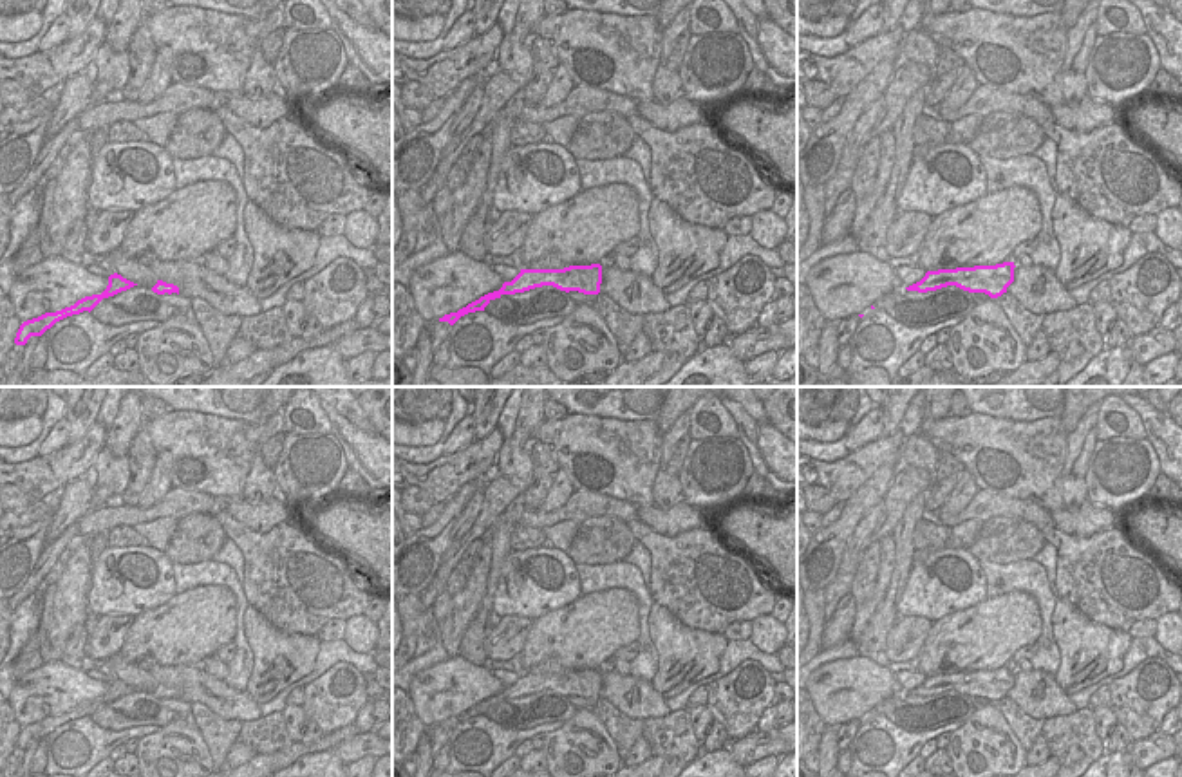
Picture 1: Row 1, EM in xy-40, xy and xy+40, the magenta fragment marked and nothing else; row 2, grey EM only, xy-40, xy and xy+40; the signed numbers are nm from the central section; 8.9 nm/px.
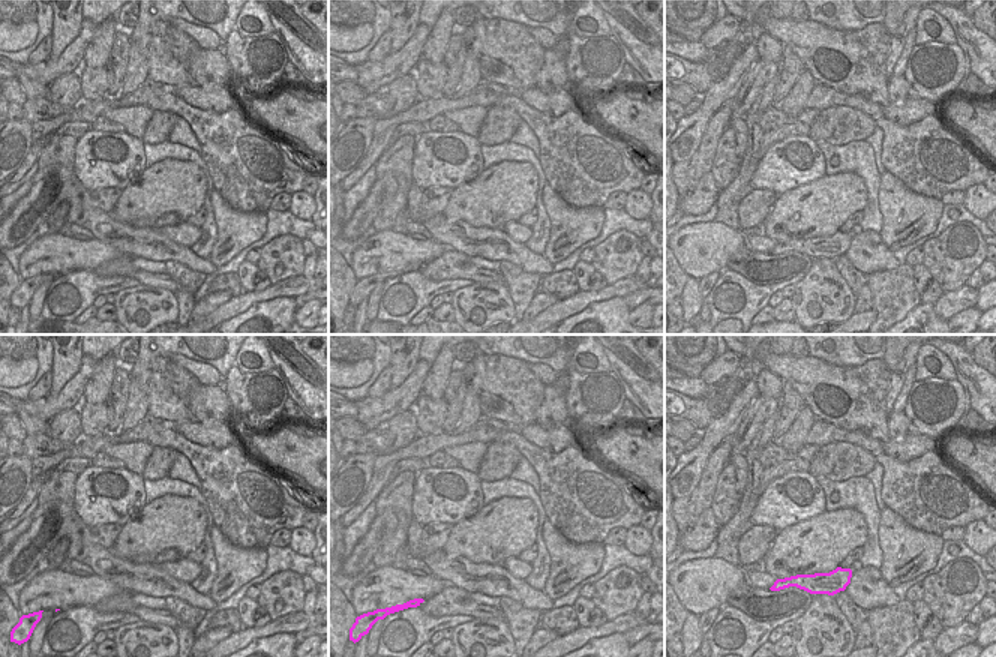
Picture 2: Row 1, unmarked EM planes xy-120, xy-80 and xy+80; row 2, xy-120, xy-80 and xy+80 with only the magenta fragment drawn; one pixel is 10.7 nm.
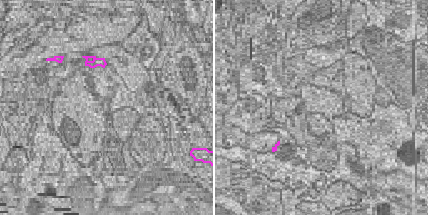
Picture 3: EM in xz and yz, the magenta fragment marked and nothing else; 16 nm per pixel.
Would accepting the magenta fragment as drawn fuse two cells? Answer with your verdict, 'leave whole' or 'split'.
leave whole

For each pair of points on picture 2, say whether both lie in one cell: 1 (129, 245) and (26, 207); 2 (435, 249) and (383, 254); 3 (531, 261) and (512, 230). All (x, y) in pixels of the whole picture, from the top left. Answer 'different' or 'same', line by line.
1: same
2: same
3: different

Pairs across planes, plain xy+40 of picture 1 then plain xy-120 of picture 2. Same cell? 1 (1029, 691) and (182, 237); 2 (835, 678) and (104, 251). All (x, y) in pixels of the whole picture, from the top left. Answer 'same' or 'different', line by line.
1: different
2: same

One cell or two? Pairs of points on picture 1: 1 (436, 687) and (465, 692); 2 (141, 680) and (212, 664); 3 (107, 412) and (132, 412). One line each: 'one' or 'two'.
1: one
2: two
3: two

